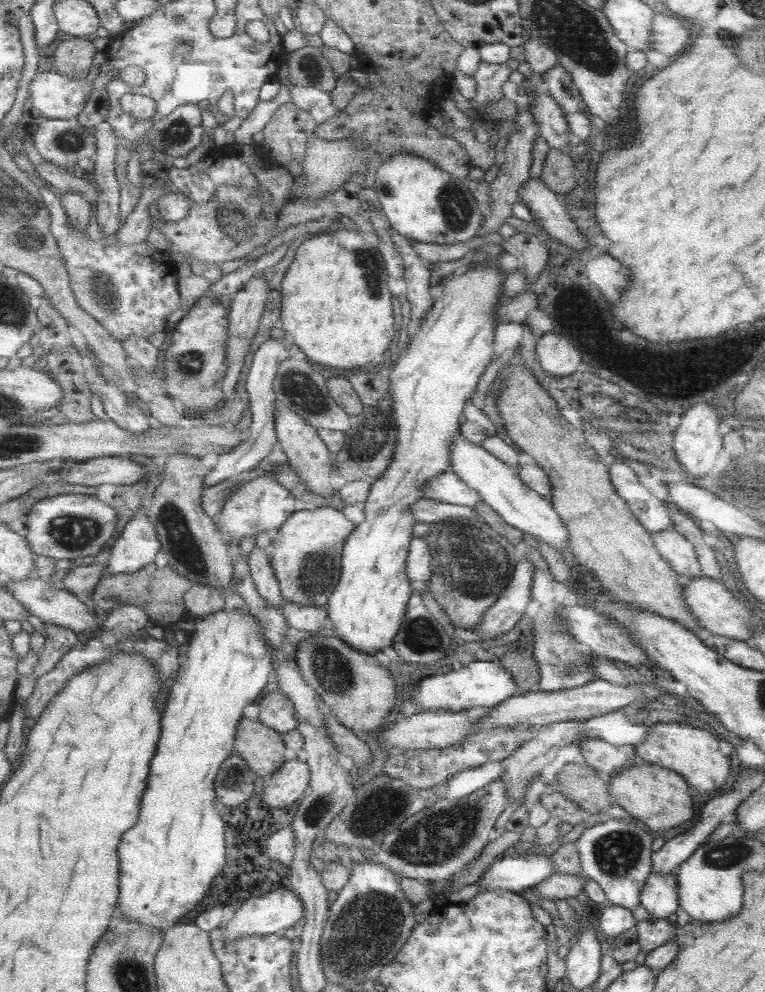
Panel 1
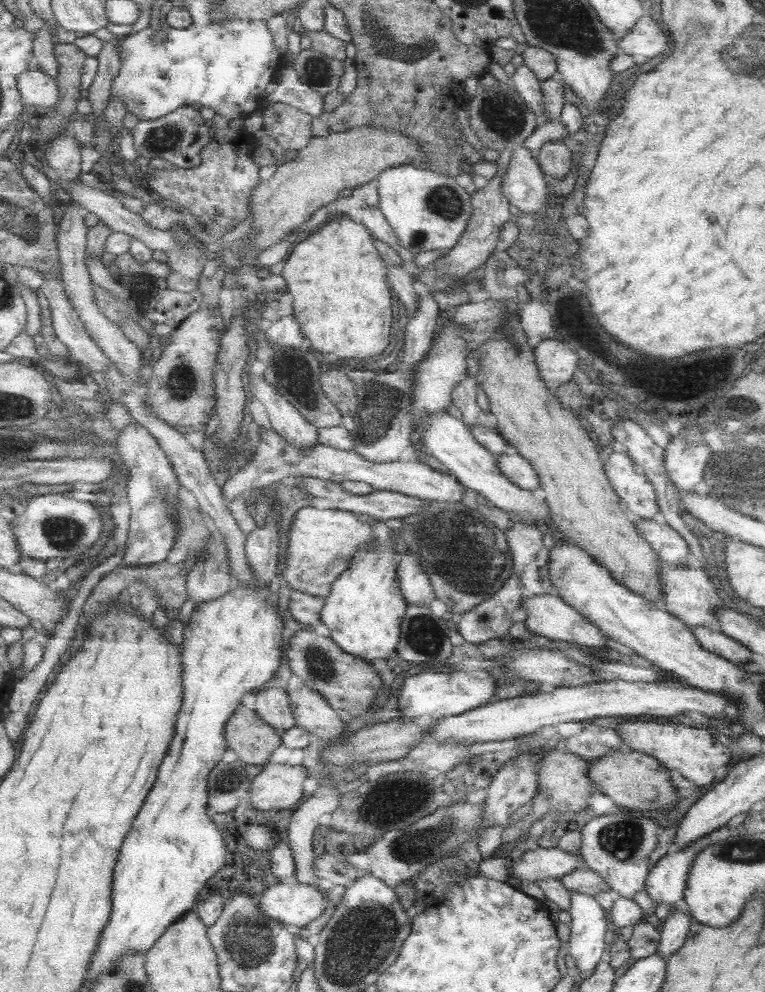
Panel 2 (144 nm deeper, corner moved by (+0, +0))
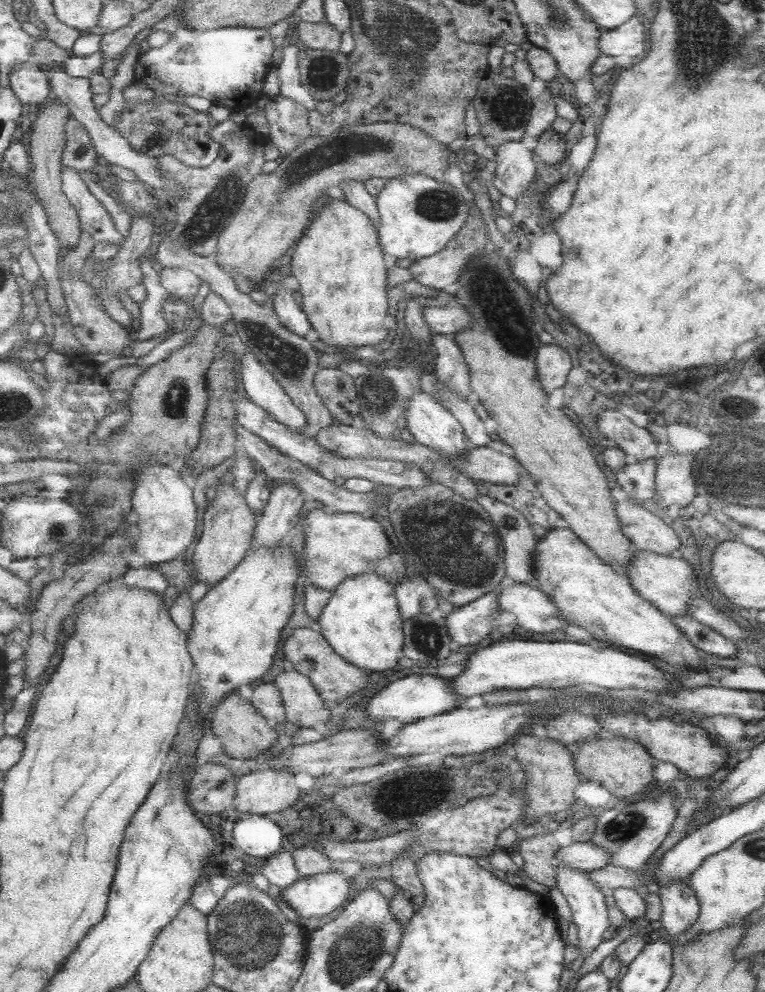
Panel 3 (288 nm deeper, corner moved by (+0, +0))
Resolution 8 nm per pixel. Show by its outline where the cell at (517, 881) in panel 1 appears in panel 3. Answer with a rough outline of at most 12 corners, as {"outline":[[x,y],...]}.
{"outline":[[573,842],[555,856],[557,866],[585,874],[613,864],[595,842]]}

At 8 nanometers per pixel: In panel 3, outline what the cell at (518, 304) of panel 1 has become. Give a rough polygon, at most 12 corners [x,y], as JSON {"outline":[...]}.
{"outline":[[457,300],[447,308],[425,308],[437,336],[455,336],[471,324],[471,312]]}

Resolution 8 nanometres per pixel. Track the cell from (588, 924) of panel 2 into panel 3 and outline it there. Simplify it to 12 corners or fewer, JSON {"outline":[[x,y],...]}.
{"outline":[[557,866],[557,888],[589,958],[613,930],[607,892],[589,874]]}

